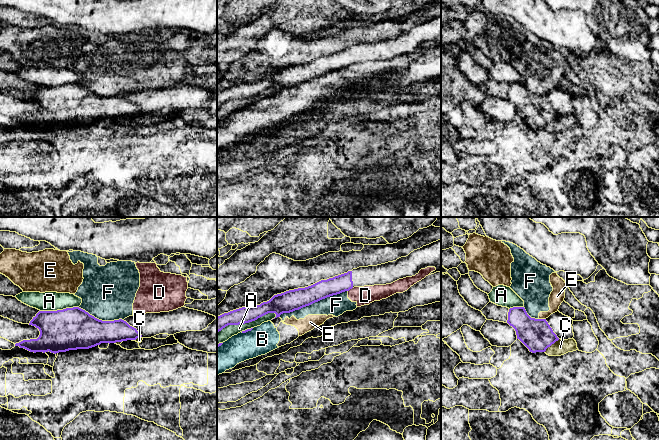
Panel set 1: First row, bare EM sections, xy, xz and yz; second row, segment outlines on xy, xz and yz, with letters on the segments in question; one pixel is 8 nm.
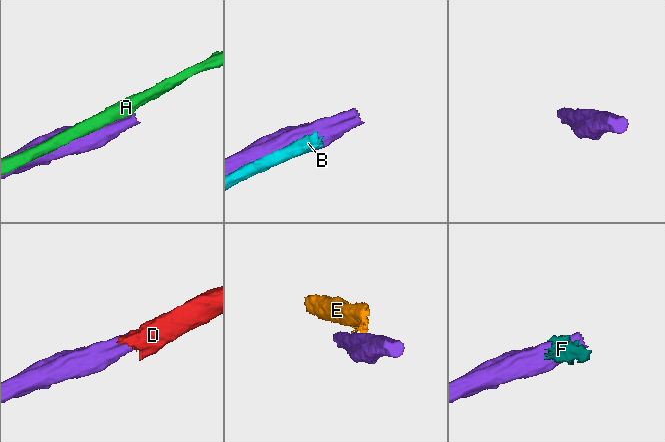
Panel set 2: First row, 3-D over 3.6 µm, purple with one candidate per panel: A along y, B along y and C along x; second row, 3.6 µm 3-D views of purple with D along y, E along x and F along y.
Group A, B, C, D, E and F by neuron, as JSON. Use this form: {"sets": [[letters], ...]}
{"sets": [["A"], ["B", "D", "F"], ["C"], ["E"]]}

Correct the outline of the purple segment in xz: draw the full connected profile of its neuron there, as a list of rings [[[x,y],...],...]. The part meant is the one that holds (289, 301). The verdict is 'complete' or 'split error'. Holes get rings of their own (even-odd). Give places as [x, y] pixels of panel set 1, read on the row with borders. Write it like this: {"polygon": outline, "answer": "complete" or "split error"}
{"polygon": [[[441,239],[414,250],[408,256],[396,261],[377,266],[359,267],[305,288],[274,295],[269,301],[260,305],[245,306],[224,313],[217,317],[217,334],[228,325],[249,323],[268,313],[275,313],[277,318],[283,313],[299,310],[354,287],[391,284],[399,279],[415,276],[421,269],[427,267],[436,268],[429,275],[441,272]]], "answer": "split error"}

